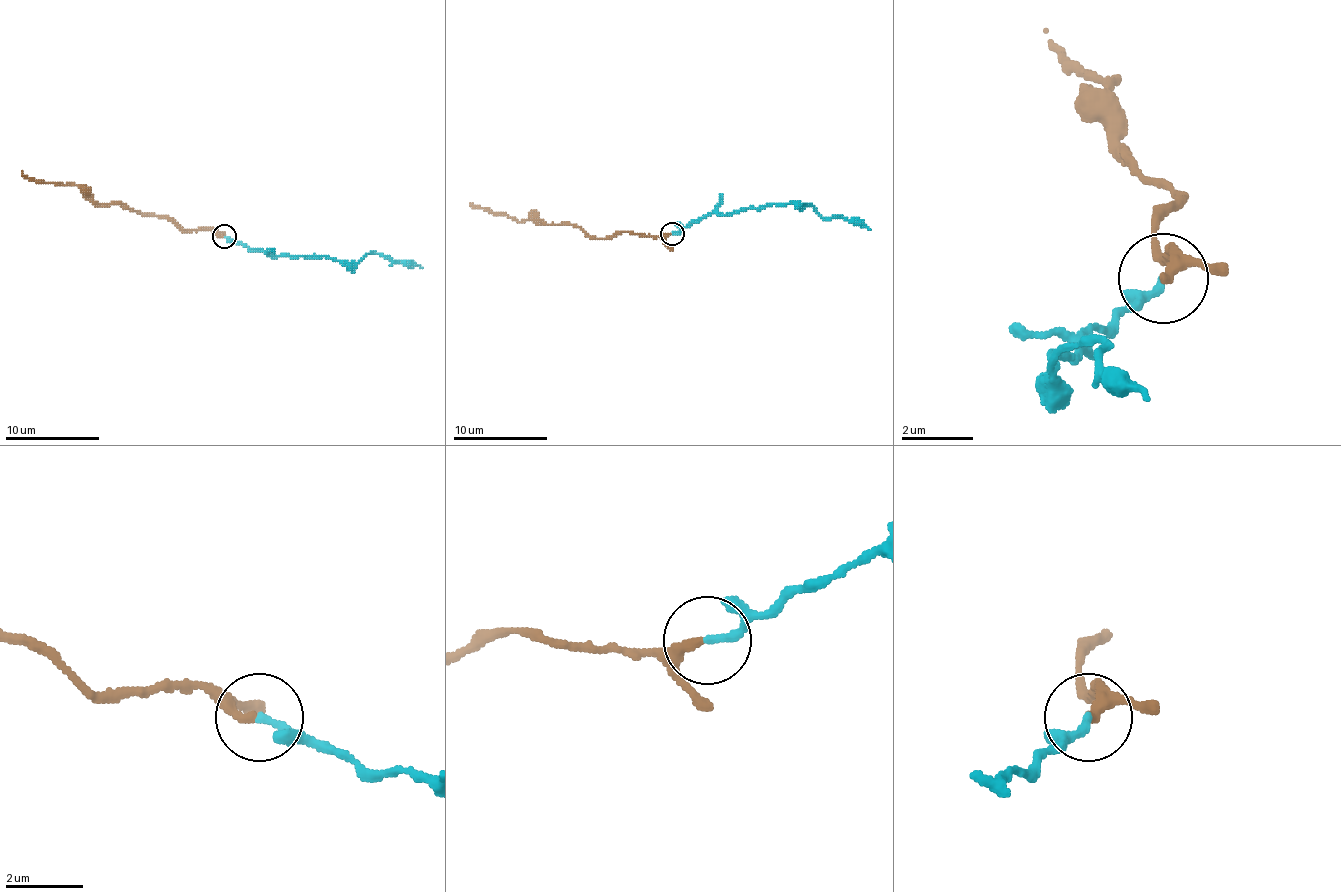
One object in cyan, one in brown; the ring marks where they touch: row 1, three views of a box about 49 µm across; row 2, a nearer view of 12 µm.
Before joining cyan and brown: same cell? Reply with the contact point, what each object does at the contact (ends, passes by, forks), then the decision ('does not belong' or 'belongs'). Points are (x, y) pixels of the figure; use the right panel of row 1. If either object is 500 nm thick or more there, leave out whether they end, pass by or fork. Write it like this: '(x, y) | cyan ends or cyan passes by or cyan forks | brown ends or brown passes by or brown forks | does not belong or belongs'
(1163, 278) | cyan ends | brown ends | does not belong

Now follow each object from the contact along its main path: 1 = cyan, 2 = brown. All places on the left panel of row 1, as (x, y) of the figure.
1: (224, 237), (264, 253), (359, 263), (368, 253), (382, 253), (394, 260), (410, 260), (422, 267)
2: (222, 237), (210, 230), (177, 227), (123, 206), (95, 204), (79, 187), (41, 183), (22, 171)

